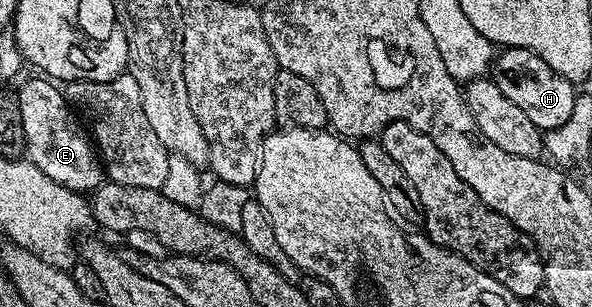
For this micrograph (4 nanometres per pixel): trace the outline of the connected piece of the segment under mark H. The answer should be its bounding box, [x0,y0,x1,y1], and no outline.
[492,48,575,131]

